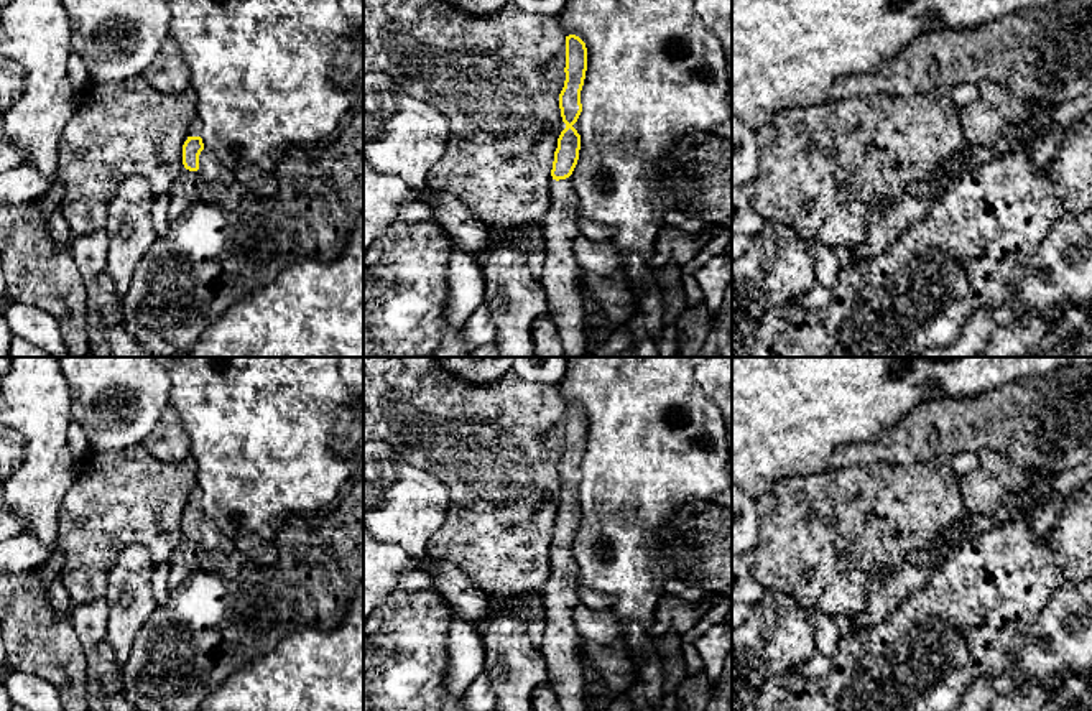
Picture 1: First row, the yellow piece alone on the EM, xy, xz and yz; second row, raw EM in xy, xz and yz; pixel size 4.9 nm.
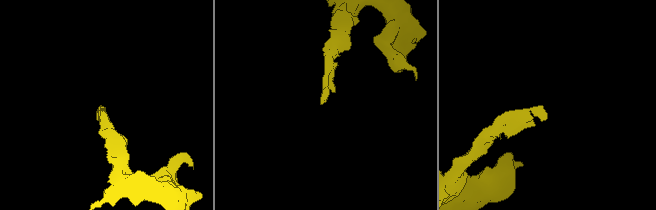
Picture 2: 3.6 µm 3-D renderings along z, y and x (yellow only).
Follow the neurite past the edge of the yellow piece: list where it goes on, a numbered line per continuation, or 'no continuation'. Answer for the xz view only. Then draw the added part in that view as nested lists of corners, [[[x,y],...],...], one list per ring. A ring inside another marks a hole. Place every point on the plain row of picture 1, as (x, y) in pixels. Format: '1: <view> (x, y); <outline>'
1: xz (561, 645); [[[572,546],[553,548],[551,571],[541,589],[544,602],[544,635],[539,650],[546,662],[548,685],[558,696],[561,711],[585,711],[581,637],[572,612],[581,606],[582,576]]]

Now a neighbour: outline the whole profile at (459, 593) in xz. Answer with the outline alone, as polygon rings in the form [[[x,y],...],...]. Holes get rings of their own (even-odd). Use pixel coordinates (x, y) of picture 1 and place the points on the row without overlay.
[[[429,555],[419,558],[426,563],[426,573],[436,581],[437,594],[446,602],[449,612],[460,614],[467,620],[485,624],[503,612],[513,601],[516,616],[526,622],[544,619],[544,602],[541,594],[520,594],[511,597],[495,597],[479,589],[475,583],[456,565],[436,560]]]

